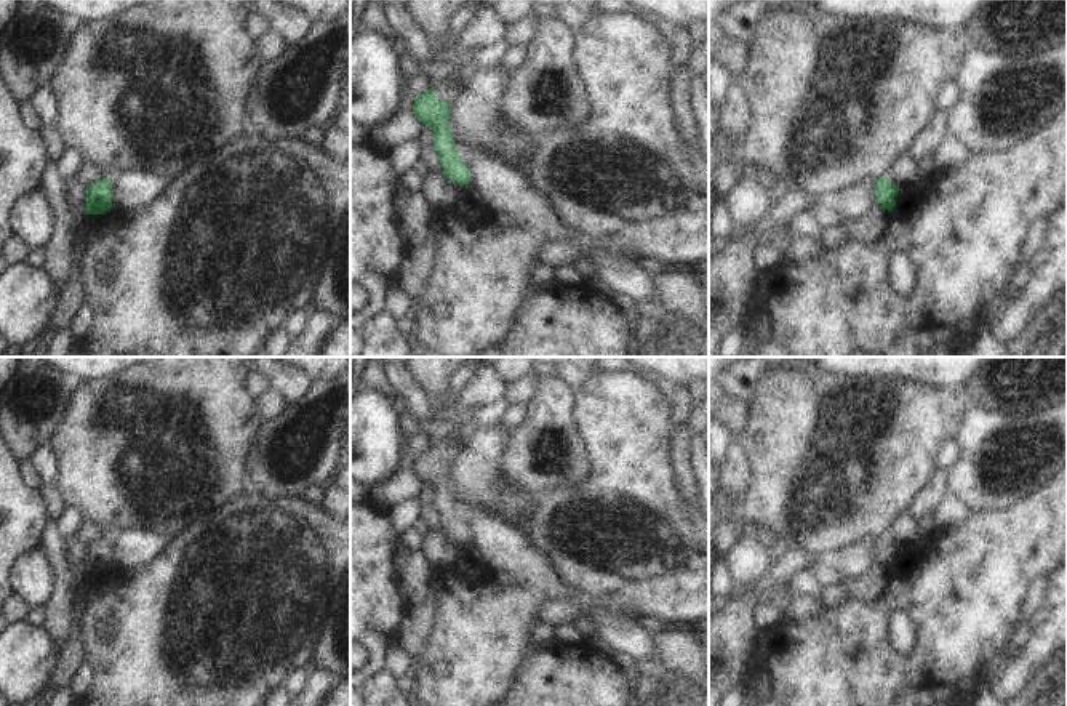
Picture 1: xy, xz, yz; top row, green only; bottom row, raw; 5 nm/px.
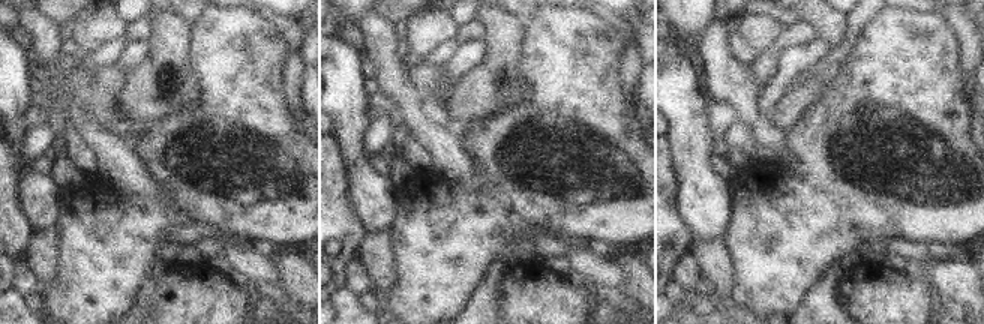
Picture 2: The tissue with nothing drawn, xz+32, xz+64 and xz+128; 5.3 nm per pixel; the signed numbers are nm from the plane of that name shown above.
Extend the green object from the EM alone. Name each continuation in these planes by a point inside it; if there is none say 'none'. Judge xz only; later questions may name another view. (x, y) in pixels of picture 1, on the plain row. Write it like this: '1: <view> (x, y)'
1: xz (447, 449)

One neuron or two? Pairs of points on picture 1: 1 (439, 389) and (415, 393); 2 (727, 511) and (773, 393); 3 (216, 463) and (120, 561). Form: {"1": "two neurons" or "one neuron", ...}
{"1": "two neurons", "2": "one neuron", "3": "two neurons"}

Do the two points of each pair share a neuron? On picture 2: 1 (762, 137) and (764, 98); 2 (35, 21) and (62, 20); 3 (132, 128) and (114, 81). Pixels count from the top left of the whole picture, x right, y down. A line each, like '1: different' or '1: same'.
1: different
2: different
3: same

